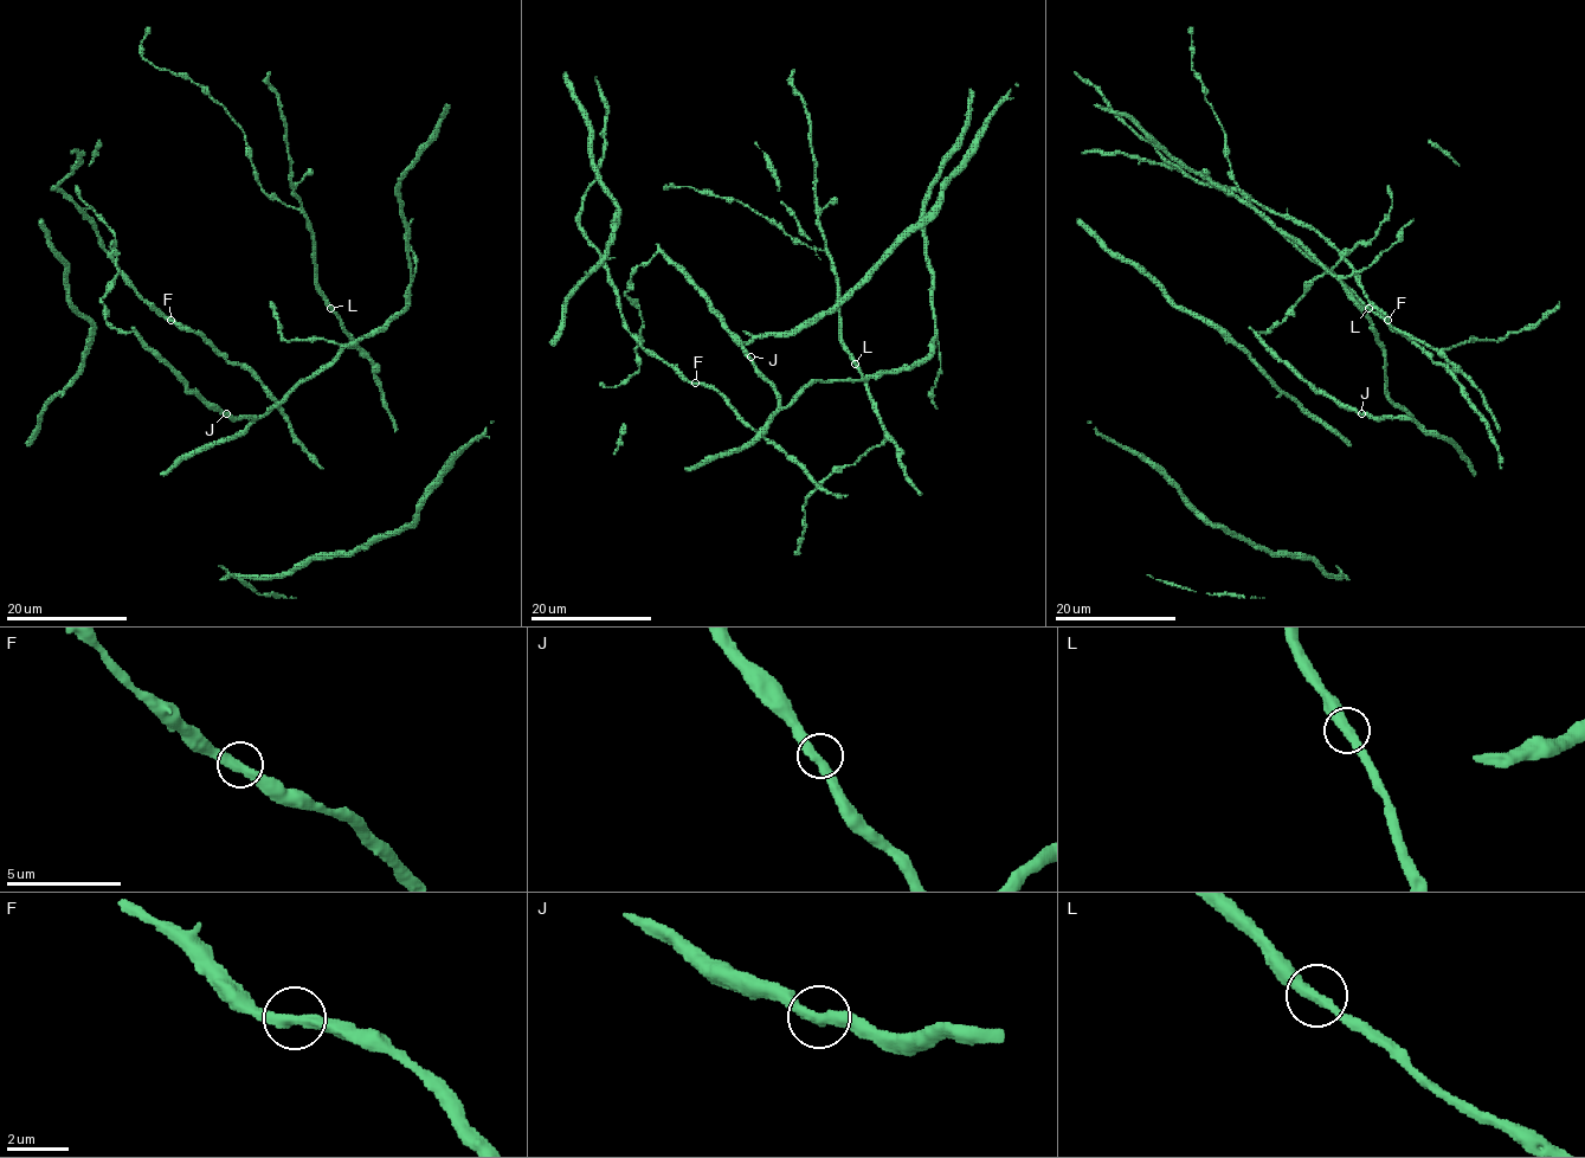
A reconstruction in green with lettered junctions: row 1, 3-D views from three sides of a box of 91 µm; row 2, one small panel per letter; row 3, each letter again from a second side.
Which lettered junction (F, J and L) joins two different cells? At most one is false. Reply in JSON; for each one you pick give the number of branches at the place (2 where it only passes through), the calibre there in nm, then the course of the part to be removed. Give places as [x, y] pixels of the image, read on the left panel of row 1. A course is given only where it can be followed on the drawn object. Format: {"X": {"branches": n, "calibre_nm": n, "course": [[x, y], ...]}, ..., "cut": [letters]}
{"cut": []}

